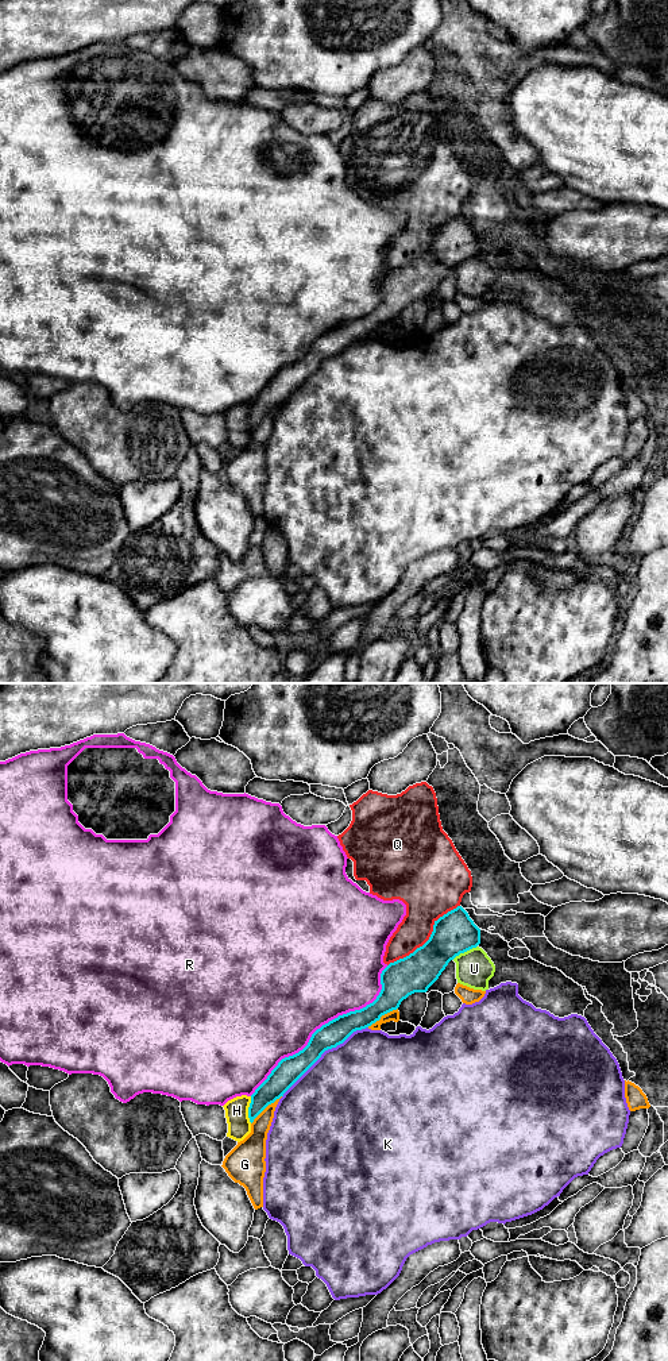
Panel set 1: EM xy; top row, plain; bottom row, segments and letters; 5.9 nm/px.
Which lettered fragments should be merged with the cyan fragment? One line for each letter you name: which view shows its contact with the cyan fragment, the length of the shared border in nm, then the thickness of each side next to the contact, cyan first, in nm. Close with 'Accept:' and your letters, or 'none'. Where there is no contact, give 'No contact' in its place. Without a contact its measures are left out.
Accept: none

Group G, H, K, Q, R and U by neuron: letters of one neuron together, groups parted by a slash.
G / H / K / Q / R / U

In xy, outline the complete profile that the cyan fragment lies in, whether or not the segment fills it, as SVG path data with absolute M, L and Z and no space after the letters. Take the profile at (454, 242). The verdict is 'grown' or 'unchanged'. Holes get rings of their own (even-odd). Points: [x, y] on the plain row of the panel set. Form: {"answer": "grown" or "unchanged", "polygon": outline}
{"answer": "unchanged", "polygon": "M457 215L435 230L429 248L409 265L390 271L381 282L382 298L377 308L366 316L339 324L317 338L308 354L298 362L282 367L267 388L251 404L248 427L254 428L283 402L321 366L321 363L343 352L354 340L366 338L381 328L382 324L397 319L403 308L414 301L426 301L439 288L448 271L480 252L480 238L470 227L468 221Z"}

